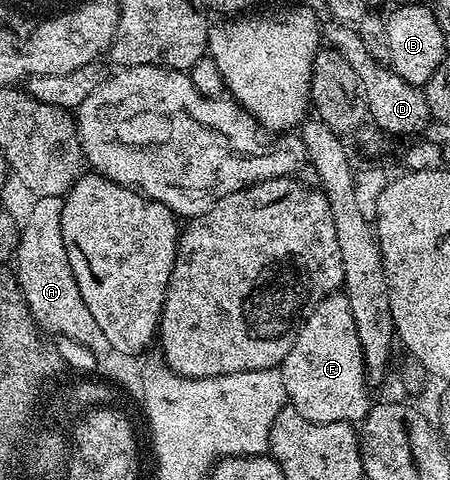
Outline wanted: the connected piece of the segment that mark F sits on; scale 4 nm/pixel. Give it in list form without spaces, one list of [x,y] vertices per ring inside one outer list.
[[[345,293],[329,294],[305,317],[295,344],[291,344],[291,352],[287,352],[279,369],[288,405],[293,406],[299,416],[323,424],[357,424],[362,421],[371,405],[370,383],[365,372],[359,332],[355,332],[355,316],[351,316],[351,304]]]

